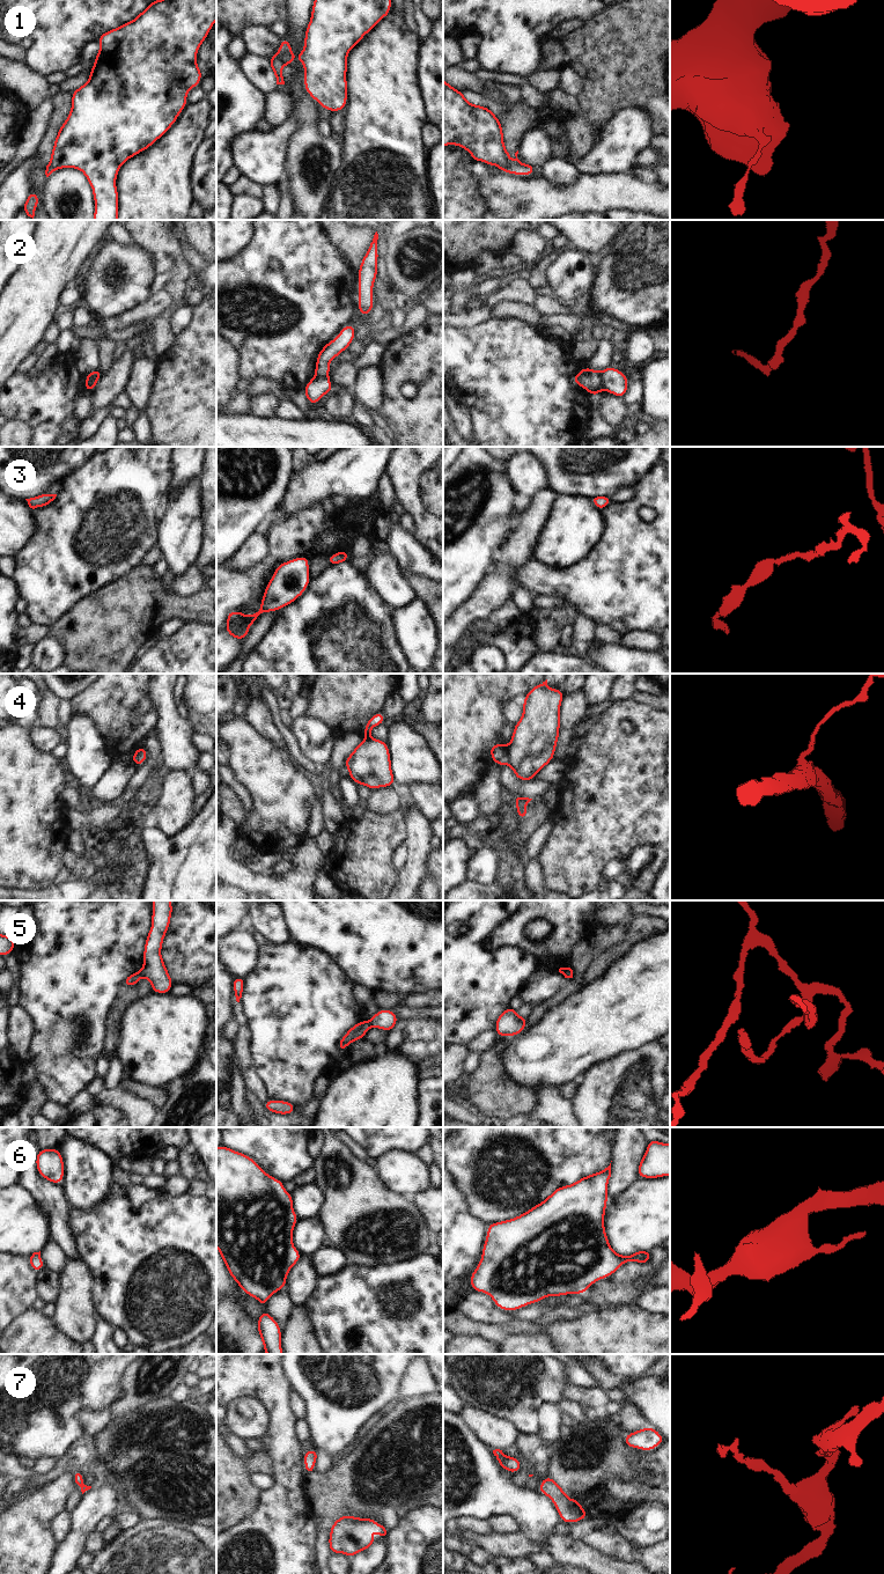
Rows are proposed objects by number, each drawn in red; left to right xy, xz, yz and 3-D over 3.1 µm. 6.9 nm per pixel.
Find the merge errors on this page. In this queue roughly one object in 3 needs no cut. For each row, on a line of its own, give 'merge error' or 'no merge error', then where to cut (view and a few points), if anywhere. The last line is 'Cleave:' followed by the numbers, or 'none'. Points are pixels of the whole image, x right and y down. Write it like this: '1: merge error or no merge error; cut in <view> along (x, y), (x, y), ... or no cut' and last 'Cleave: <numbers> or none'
1: merge error; cut in xz along (277, 52), (285, 64)
2: merge error; cut in xy along (98, 375), (89, 381), (90, 390)
3: no merge error; no cut
4: merge error; cut in yz along (505, 745), (509, 763)
5: merge error; cut in xz along (367, 1021), (370, 1027)
6: no merge error; no cut
7: no merge error; no cut
Cleave: 1, 2, 4, 5

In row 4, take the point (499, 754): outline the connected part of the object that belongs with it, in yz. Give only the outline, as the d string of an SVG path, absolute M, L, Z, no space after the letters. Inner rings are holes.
M496 743L489 749L491 758L499 766L509 764L509 752L503 743Z

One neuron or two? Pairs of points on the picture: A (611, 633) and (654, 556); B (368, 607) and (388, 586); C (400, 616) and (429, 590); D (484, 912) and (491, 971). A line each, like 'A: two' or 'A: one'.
A: two
B: two
C: two
D: one

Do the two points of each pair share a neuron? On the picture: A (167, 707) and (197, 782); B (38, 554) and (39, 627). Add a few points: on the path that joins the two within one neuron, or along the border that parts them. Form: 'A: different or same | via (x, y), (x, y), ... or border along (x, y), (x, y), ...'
A: same | via (170, 726), (176, 750), (189, 764)
B: different | border along (31, 620), (48, 625)

